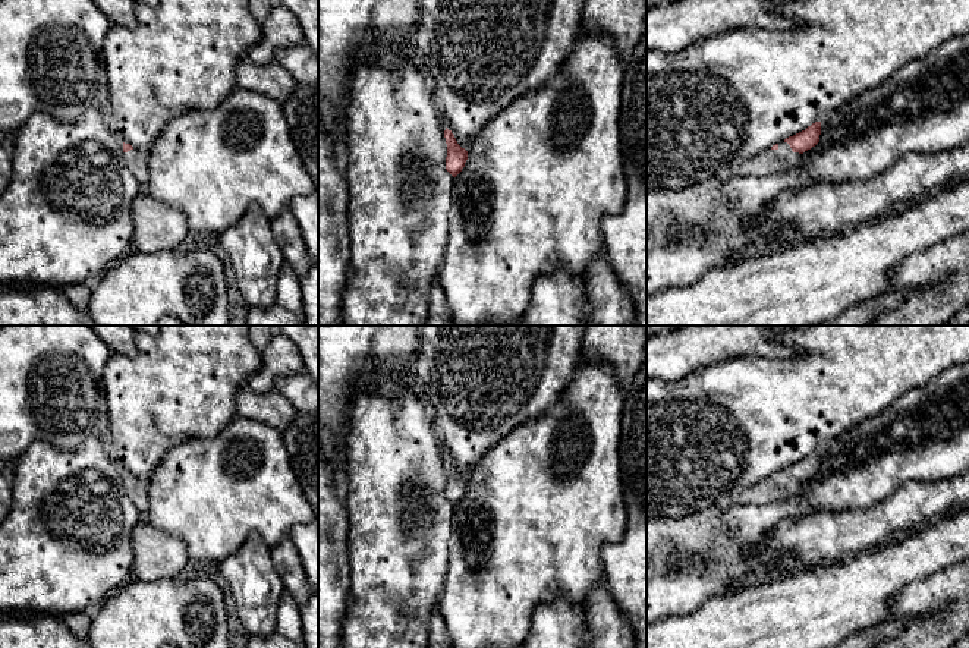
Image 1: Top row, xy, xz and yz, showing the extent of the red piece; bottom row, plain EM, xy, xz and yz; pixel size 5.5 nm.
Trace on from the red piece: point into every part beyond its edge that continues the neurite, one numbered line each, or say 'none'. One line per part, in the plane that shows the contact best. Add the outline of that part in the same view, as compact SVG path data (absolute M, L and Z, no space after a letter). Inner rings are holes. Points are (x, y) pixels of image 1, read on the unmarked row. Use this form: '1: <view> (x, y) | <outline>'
1: yz (768, 490) | M781 469L777 478L770 476L759 481L756 485L736 494L733 501L736 504L767 504L796 496L800 488L802 482L793 481L790 474Z

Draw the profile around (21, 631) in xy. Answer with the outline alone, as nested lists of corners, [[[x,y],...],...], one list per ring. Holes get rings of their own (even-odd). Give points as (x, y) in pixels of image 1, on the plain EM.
[[[15,614],[0,619],[0,648],[92,648],[75,635],[60,617]]]

